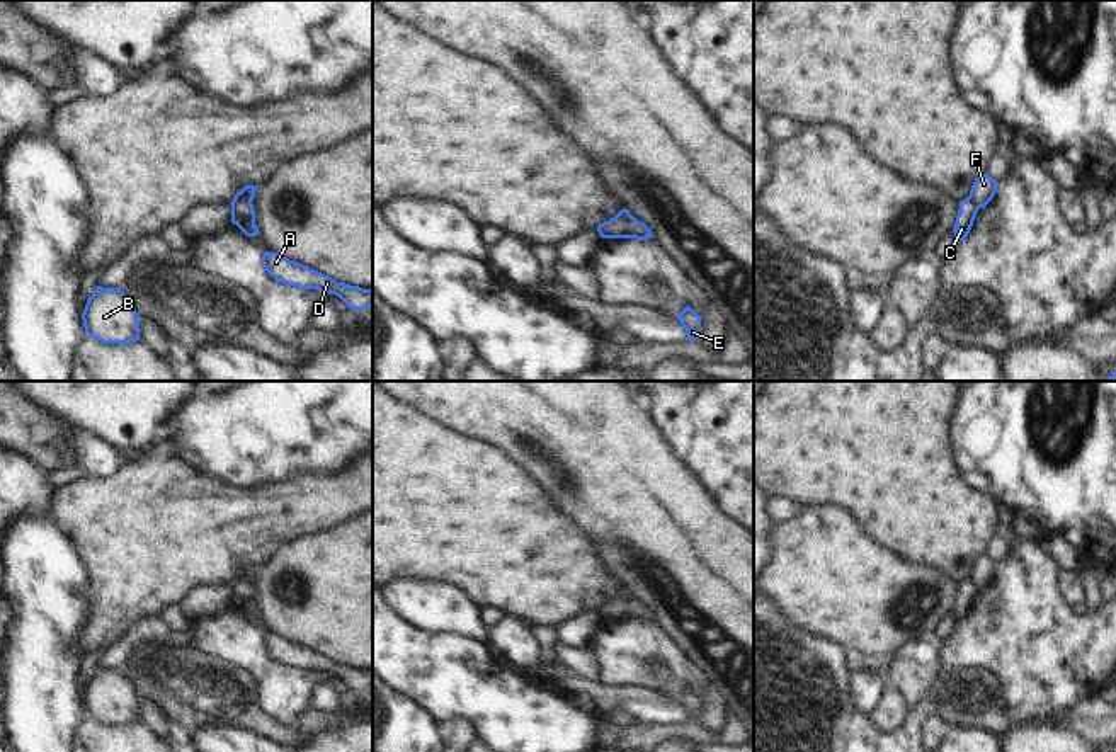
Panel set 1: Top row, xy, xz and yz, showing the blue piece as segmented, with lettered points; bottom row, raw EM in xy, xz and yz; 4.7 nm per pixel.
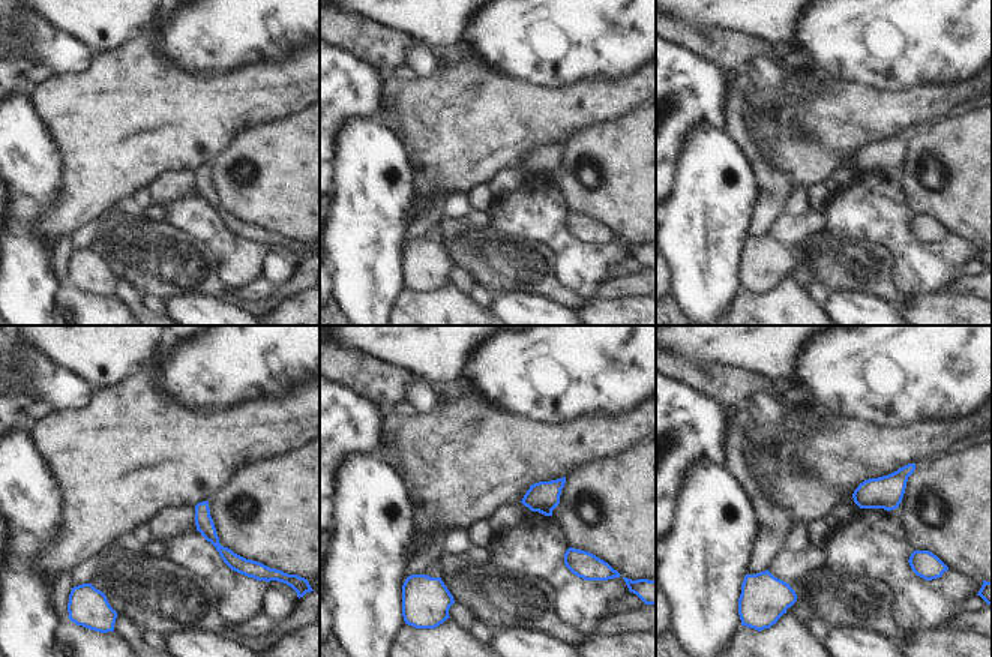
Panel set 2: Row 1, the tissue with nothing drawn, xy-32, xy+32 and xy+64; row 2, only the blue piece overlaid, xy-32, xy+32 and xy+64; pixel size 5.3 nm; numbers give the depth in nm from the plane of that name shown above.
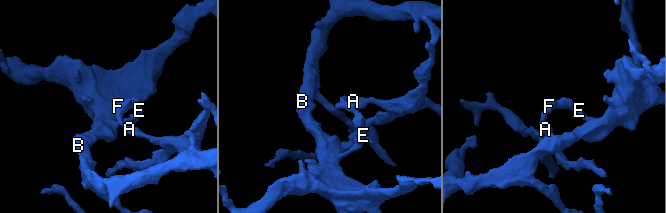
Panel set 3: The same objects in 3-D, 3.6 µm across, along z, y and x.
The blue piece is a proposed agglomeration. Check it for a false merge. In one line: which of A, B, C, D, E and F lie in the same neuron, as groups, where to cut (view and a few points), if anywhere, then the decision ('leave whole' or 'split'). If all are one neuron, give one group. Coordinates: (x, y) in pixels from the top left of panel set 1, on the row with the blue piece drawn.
A C D / B E F | xy (250, 199), (235, 199), (232, 203) | split

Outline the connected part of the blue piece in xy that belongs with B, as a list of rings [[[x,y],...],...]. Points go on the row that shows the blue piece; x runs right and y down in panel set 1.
[[[97,286],[82,320],[85,333],[104,344],[126,345],[140,340],[140,315],[121,289]]]

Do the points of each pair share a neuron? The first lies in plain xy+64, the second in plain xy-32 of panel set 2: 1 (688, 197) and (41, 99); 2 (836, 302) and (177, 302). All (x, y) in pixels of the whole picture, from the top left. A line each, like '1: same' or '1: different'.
1: different
2: same

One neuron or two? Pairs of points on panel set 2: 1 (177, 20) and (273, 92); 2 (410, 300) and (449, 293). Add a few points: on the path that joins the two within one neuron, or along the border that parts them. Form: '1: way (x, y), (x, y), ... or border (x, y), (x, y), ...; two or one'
1: border (273, 60), (257, 60), (228, 71), (204, 75); two
2: way (419, 300), (440, 300); one

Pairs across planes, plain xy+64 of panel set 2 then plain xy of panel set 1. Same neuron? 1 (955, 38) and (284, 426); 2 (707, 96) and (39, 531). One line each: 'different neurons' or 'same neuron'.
1: same neuron
2: different neurons

